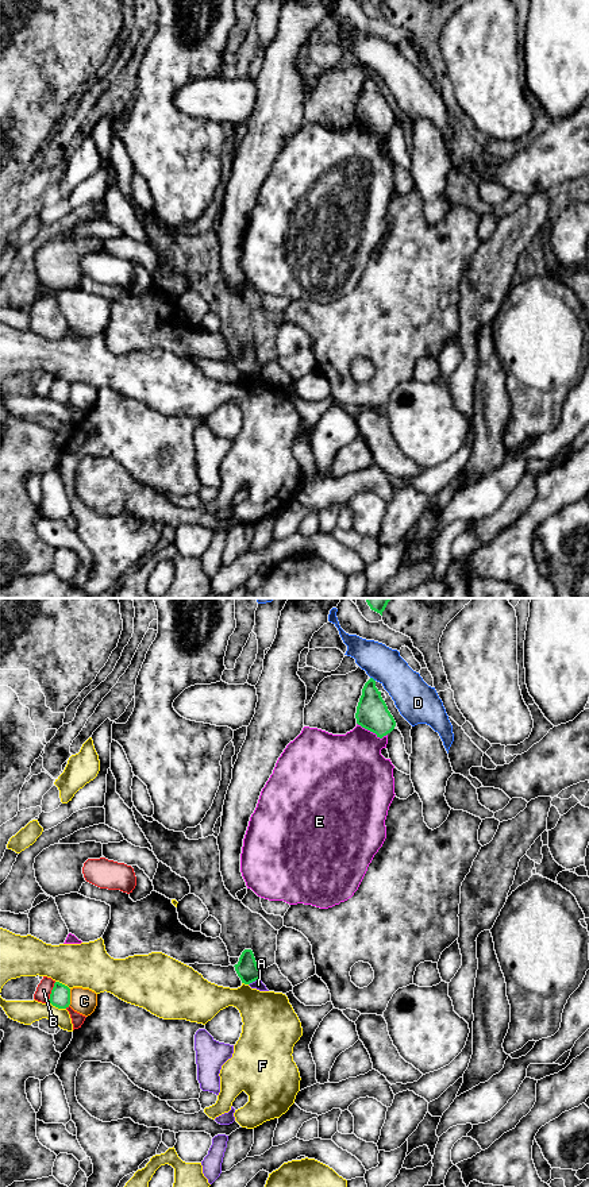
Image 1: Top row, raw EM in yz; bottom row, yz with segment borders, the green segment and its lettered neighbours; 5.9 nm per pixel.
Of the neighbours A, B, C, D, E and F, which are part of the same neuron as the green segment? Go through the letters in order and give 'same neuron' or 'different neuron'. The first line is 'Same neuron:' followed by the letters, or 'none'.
Same neuron: none
A: different neuron
B: different neuron
C: different neuron
D: different neuron
E: different neuron
F: different neuron

